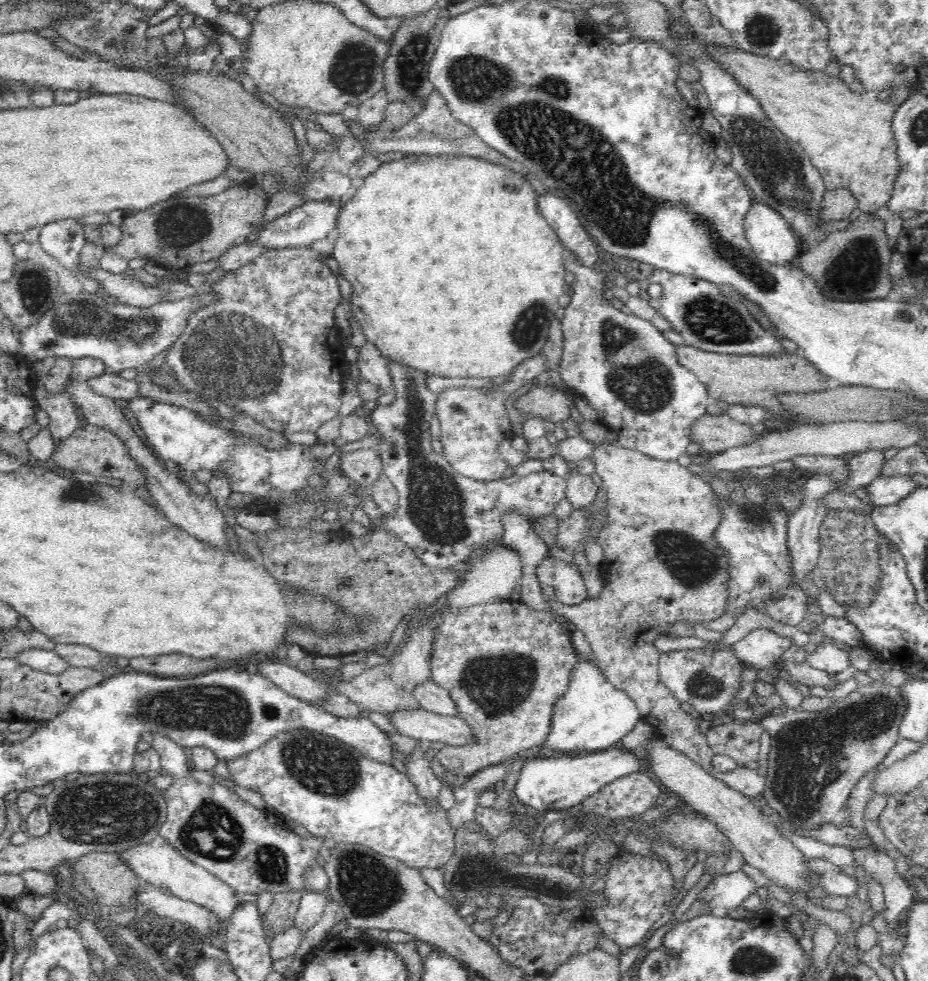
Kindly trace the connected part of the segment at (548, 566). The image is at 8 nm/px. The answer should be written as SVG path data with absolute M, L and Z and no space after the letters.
M544 556L537 568L540 583L554 588L556 599L565 605L576 606L586 600L587 586L576 564L556 556Z

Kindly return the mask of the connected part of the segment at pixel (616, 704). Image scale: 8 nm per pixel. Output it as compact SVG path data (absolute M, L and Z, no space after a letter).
M579 664L576 680L572 682L555 708L554 724L546 746L572 753L575 750L604 751L619 746L621 740L643 720L639 705L622 688L616 688L605 678L596 664Z

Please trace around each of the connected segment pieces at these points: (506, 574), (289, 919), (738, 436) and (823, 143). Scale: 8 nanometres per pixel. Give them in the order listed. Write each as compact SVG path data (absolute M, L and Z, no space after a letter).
M498 547L488 551L478 560L468 561L469 571L463 576L462 584L448 594L447 604L480 604L488 600L500 600L501 597L509 598L514 585L520 584L520 559L518 553L508 547Z
M300 892L274 894L272 905L267 913L267 921L264 920L265 930L273 930L276 934L281 932L282 928L294 925L302 898L303 894Z
M707 414L696 424L692 441L700 444L702 453L710 456L753 444L759 437L752 425L735 422L724 414Z
M713 50L716 59L738 76L739 81L763 105L772 122L790 139L799 142L804 152L811 158L812 164L820 169L828 190L839 187L852 190L859 199L861 212L876 212L887 206L896 190L896 179L903 172L903 163L899 159L899 140L896 138L893 120L900 105L894 104L888 92L878 93L878 99L868 102L866 91L858 85L851 85L838 76L826 74L822 68L808 70L799 68L791 60L772 59L754 55L745 51L732 52L721 56Z

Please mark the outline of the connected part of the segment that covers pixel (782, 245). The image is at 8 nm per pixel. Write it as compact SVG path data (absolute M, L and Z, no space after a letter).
M754 197L743 220L745 233L756 254L774 264L793 261L802 252L796 235L782 213Z

